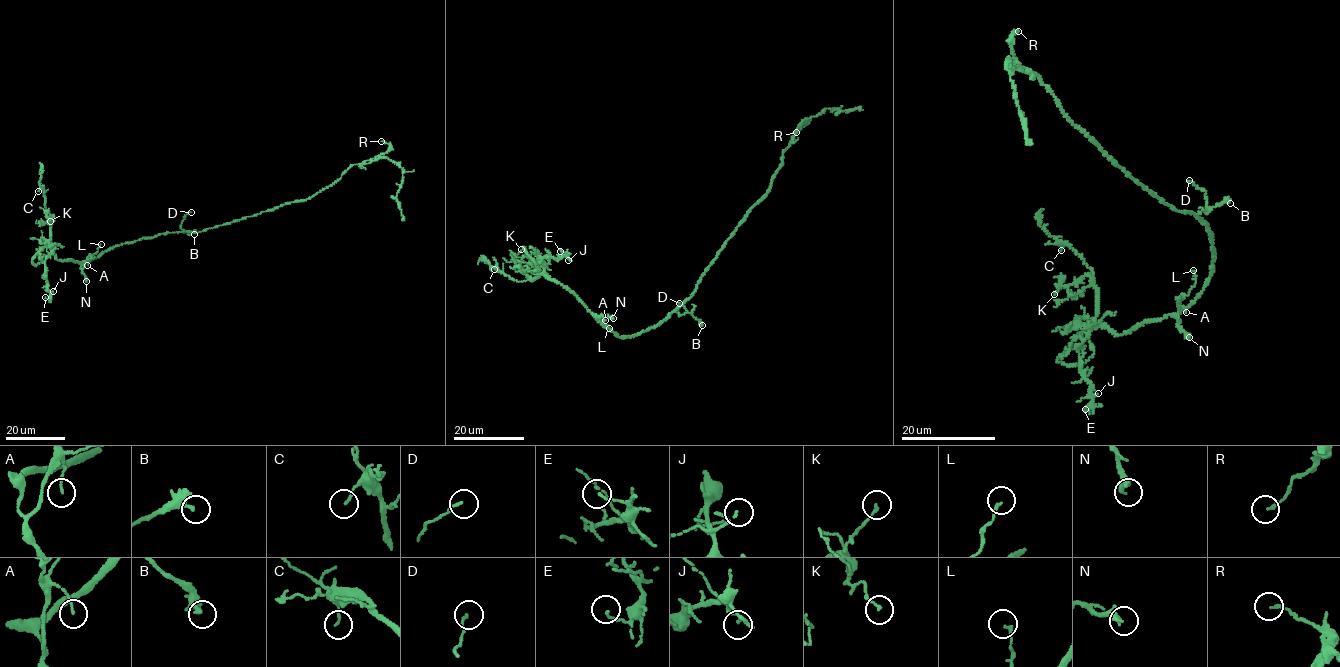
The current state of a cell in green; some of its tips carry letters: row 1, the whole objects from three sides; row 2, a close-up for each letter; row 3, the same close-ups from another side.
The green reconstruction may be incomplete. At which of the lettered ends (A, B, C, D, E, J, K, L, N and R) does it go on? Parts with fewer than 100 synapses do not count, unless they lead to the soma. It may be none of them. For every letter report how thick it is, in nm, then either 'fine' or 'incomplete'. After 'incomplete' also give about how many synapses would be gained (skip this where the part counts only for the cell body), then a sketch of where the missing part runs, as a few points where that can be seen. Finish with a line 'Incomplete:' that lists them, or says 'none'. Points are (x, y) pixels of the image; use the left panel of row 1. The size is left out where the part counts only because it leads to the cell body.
A: calibre 130 nm; fine
B: calibre 340 nm; fine
C: calibre 120 nm; fine
D: calibre 130 nm; fine
E: calibre 120 nm; fine
J: calibre 90 nm; fine
K: calibre 130 nm; fine
L: calibre 130 nm; fine
N: calibre 320 nm; fine
R: calibre 150 nm; fine
Incomplete: none

